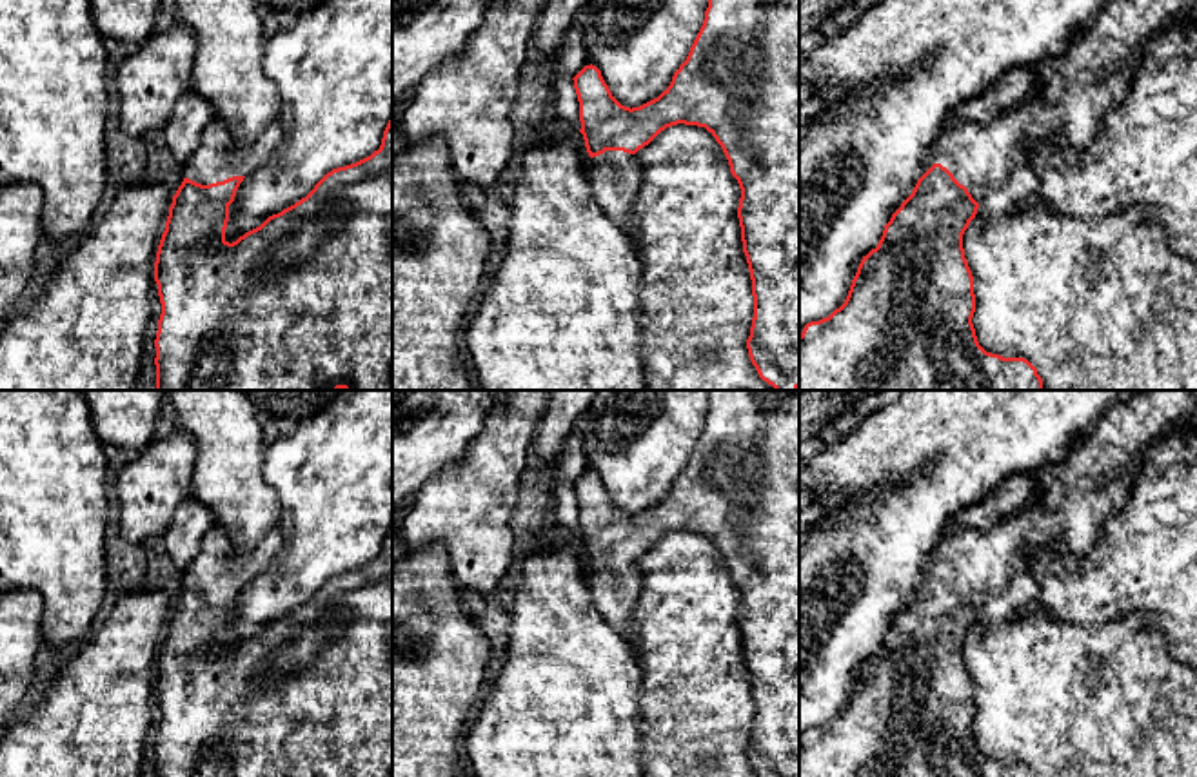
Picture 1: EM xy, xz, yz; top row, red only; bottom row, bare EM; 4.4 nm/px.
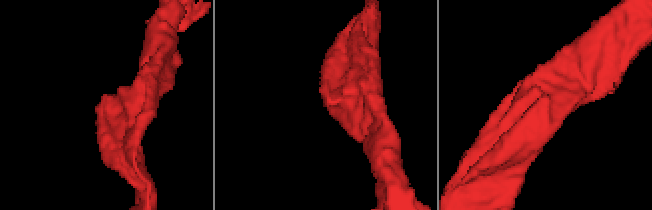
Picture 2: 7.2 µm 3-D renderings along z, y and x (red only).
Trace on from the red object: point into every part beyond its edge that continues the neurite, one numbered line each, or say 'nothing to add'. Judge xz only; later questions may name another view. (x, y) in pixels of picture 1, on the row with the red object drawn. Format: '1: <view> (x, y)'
1: xz (616, 177)

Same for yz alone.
1: yz (992, 160)

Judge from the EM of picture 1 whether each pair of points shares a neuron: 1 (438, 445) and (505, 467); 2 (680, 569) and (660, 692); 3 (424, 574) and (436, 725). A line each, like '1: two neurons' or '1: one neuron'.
1: two neurons
2: one neuron
3: one neuron

